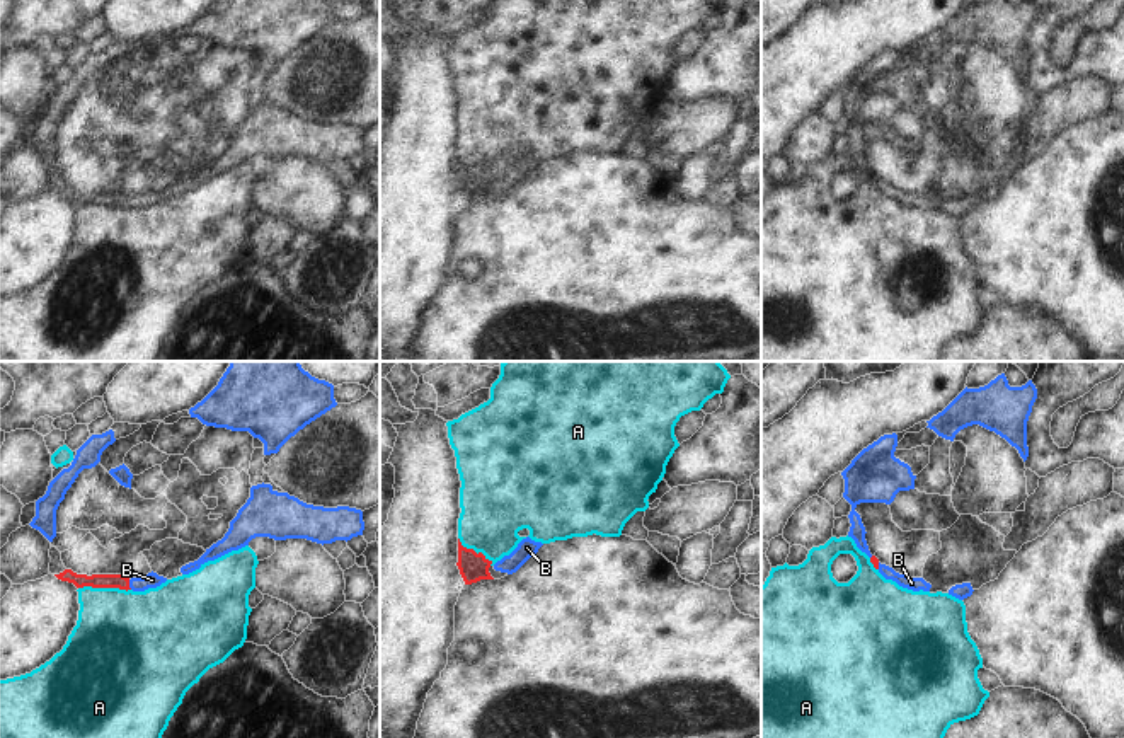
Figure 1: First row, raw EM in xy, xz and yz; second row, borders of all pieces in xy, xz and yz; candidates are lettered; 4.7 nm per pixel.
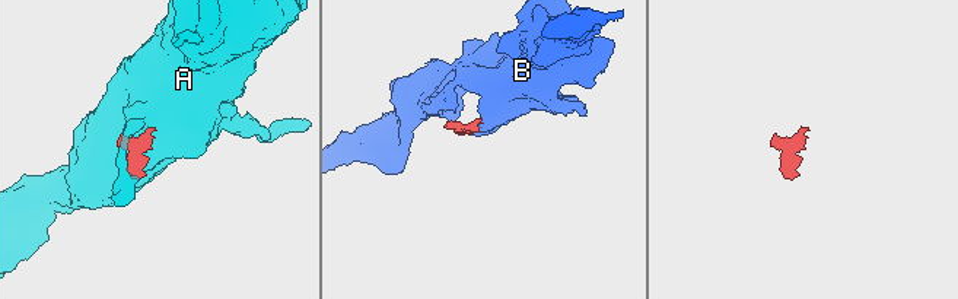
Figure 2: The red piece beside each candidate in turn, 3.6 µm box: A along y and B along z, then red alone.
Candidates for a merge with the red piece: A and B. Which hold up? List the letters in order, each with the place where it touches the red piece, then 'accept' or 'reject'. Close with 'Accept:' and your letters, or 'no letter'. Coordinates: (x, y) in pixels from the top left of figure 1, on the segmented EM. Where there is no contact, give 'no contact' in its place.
A: xy (104, 587) | accept
B: xy (128, 585) | reject
Accept: A

